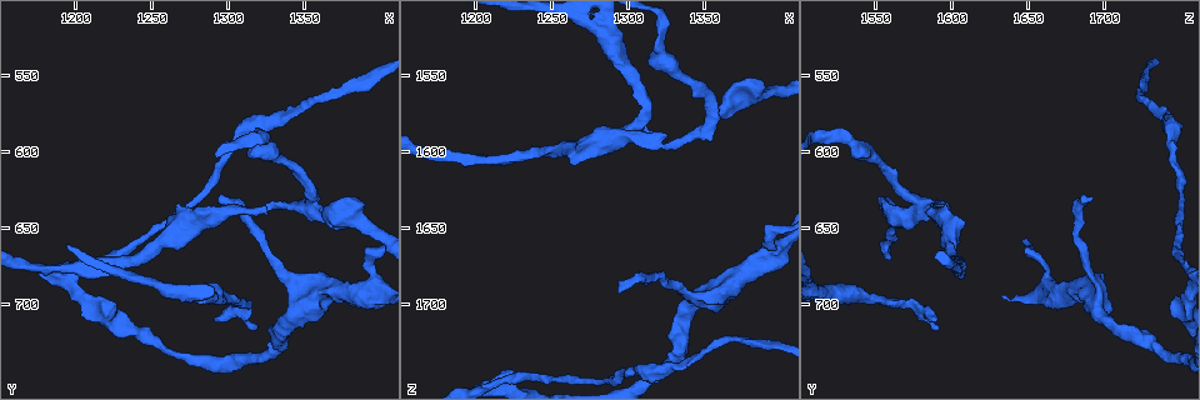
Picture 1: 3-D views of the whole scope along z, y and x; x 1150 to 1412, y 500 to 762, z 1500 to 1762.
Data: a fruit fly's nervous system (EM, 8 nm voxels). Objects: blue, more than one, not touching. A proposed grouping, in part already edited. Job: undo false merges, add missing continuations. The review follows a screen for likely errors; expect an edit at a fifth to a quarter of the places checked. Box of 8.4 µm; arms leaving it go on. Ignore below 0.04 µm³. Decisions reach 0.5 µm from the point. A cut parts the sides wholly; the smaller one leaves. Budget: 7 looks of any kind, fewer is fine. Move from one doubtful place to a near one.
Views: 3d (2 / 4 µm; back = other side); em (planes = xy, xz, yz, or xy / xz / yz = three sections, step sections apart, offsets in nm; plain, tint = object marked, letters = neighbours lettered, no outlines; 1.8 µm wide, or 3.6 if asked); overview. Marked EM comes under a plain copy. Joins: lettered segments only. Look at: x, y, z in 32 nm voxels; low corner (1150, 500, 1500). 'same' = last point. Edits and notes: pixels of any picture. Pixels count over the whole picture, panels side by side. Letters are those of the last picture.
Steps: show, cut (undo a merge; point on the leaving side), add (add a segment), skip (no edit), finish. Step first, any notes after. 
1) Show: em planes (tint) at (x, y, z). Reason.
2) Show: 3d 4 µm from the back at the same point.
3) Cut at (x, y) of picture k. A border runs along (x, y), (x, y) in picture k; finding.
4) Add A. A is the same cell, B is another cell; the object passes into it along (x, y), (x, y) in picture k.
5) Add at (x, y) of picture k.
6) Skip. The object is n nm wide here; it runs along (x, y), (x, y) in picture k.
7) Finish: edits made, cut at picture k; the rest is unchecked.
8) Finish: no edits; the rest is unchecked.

Show: 3d 2 µm from the back at (1282, 694, 1520).

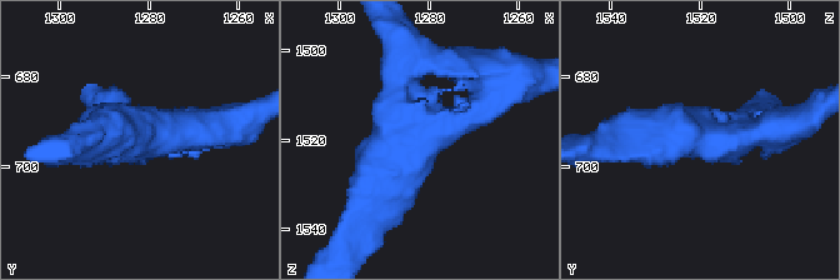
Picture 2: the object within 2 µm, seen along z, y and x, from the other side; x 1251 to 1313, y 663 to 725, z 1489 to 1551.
Show: em planes (letters) at (1283, 693, 1520).

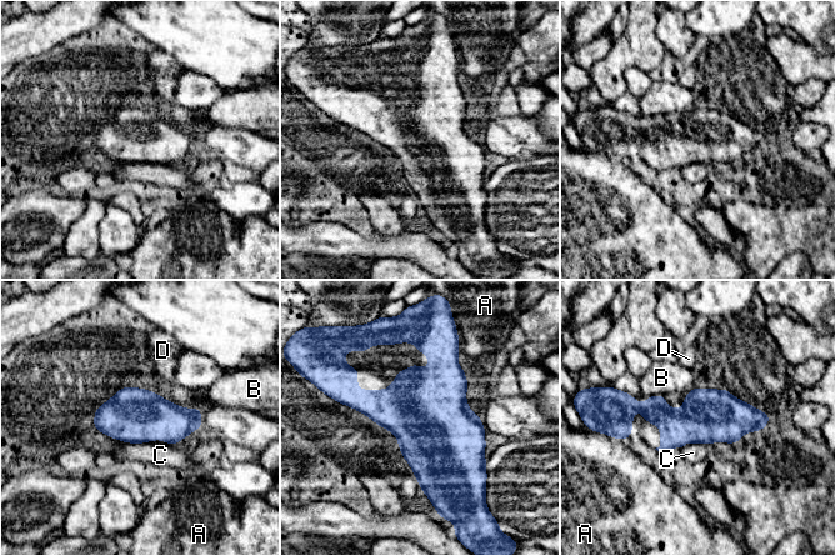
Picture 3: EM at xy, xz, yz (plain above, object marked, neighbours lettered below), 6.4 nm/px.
Skip. The longest contact is with B, 300 nm; A, B, C and D are other cells; it runs along (625, 414), (765, 419) in picture 3; continuous, no second cell.

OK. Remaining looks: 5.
Show: em 3.6 µm planes (letters) at (1292, 712, 1588). An open end.

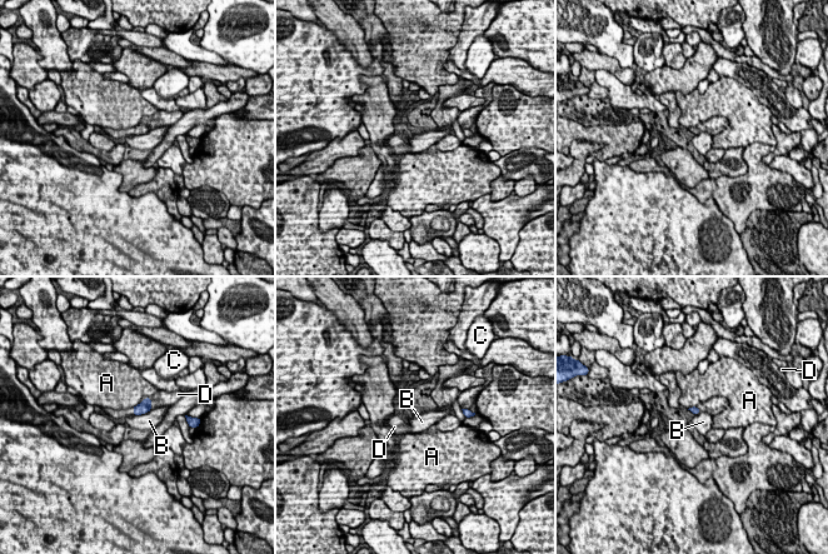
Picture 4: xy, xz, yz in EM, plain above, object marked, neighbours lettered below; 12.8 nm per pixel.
Add D. D is the same cell, A, B and C are other cells; the object passes into it along (144, 407), (150, 403), (161, 398) in picture 4; it goes on there.

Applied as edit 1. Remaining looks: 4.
Finish: edits made, add at picture 4; the rest is unchecked.

